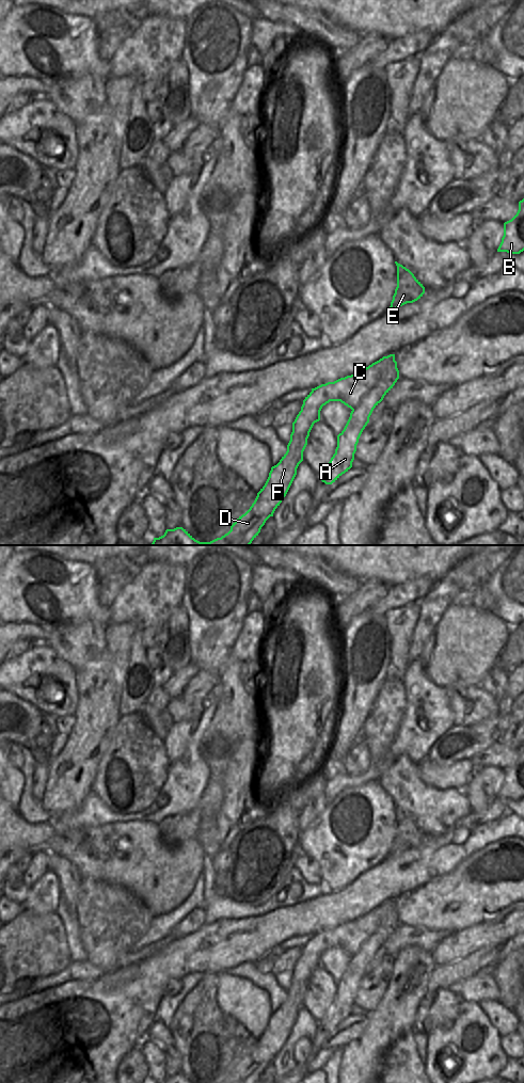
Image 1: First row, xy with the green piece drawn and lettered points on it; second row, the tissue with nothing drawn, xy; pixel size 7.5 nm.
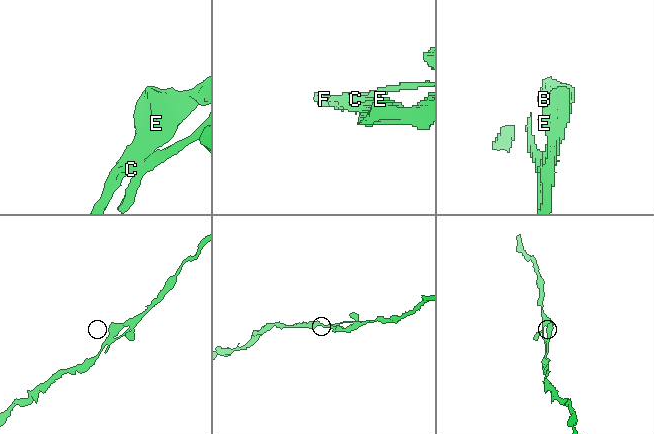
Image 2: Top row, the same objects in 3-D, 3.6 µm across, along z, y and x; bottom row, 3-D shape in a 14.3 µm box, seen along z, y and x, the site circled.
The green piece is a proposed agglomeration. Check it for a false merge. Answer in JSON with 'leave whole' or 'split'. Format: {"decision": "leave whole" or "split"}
{"decision": "split"}

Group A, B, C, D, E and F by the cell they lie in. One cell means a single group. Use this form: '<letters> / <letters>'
A / B C D E F

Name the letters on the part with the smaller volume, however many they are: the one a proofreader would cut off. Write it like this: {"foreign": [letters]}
{"foreign": ["A"]}

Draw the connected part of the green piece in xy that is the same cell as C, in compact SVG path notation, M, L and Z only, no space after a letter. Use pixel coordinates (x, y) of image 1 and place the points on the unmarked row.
M395 901L383 903L351 922L312 935L292 969L286 1000L271 1014L265 1032L257 1039L250 1055L239 1063L231 1072L231 1077L222 1083L258 1082L266 1067L273 1063L297 1021L297 1015L303 1007L309 978L314 970L320 967L322 953L330 947L340 947L351 956L355 956L374 937L384 917L394 907Z

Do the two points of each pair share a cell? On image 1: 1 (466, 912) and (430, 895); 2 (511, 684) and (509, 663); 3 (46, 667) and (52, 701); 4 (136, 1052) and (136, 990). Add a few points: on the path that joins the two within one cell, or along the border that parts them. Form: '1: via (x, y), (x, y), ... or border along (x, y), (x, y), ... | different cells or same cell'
1: via (458, 904), (453, 901), (439, 901) | same cell
2: border along (512, 668), (508, 672) | different cells
3: via (46, 675), (46, 681), (52, 693) | same cell
4: border along (139, 1042), (118, 1064) | different cells

